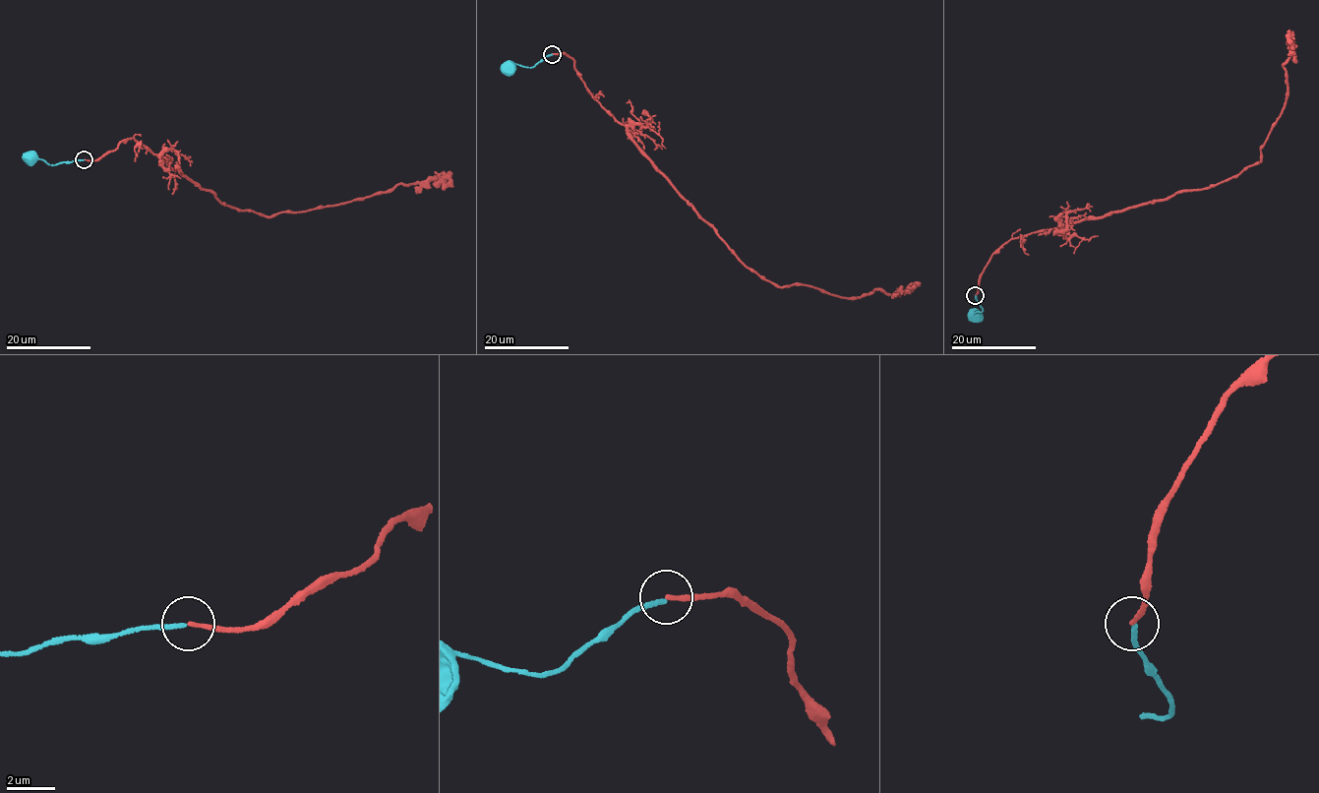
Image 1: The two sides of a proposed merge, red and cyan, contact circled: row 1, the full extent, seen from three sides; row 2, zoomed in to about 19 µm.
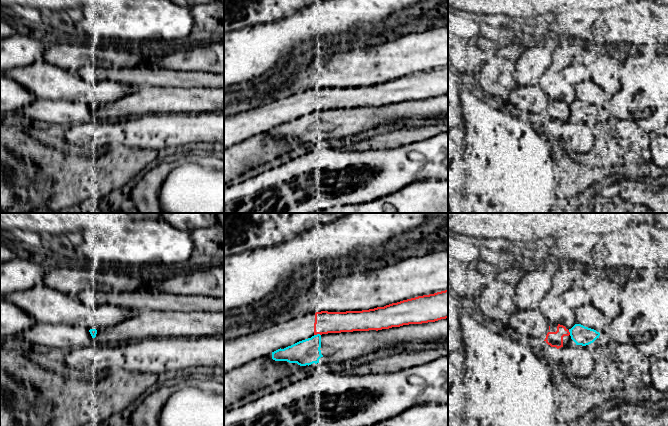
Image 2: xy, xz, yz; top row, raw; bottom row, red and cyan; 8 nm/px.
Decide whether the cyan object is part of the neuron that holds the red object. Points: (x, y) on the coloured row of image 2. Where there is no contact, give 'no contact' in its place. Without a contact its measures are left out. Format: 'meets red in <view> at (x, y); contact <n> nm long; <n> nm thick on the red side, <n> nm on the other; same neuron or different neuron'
meets red in xz at (317, 333); contact 60 nm long; 180 nm thick on the red side, 200 nm on the other; different neuron

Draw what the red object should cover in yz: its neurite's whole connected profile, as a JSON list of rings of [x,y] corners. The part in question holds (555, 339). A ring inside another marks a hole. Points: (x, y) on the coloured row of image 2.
[[[551,323],[544,341],[557,349],[567,346],[571,342],[569,329],[563,325]]]

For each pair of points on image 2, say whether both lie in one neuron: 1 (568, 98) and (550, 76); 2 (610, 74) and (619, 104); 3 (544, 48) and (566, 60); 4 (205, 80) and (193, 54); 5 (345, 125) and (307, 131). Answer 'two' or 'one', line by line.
1: one
2: two
3: two
4: two
5: one

